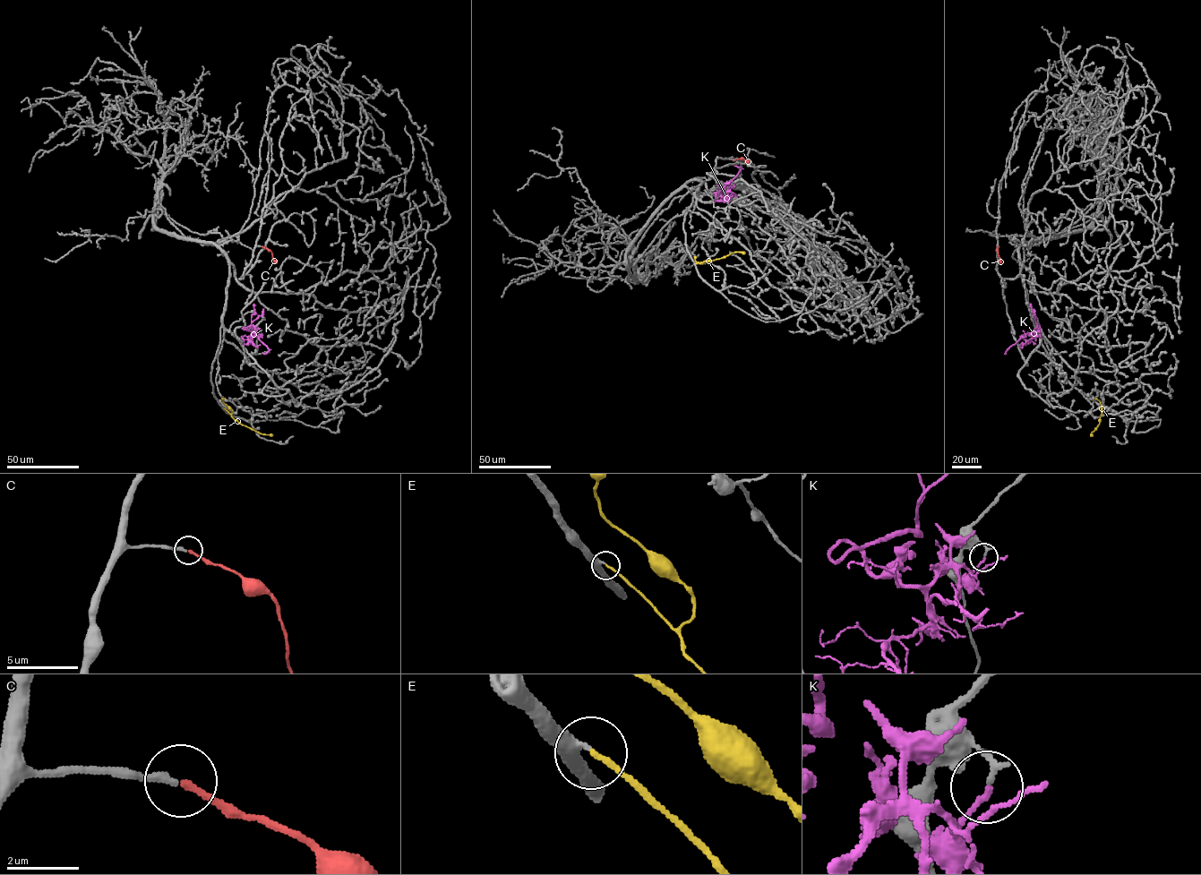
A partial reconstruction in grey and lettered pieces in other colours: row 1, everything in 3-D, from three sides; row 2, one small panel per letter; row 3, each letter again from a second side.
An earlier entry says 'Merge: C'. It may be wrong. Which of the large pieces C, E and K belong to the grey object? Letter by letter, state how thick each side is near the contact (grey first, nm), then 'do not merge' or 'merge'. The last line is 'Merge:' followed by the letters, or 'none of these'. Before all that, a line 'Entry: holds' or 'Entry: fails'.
Entry: fails
C: 200/180 nm | merge
E: 320/150 nm | merge
K: 160/140 nm | do not merge
Merge: C, E

